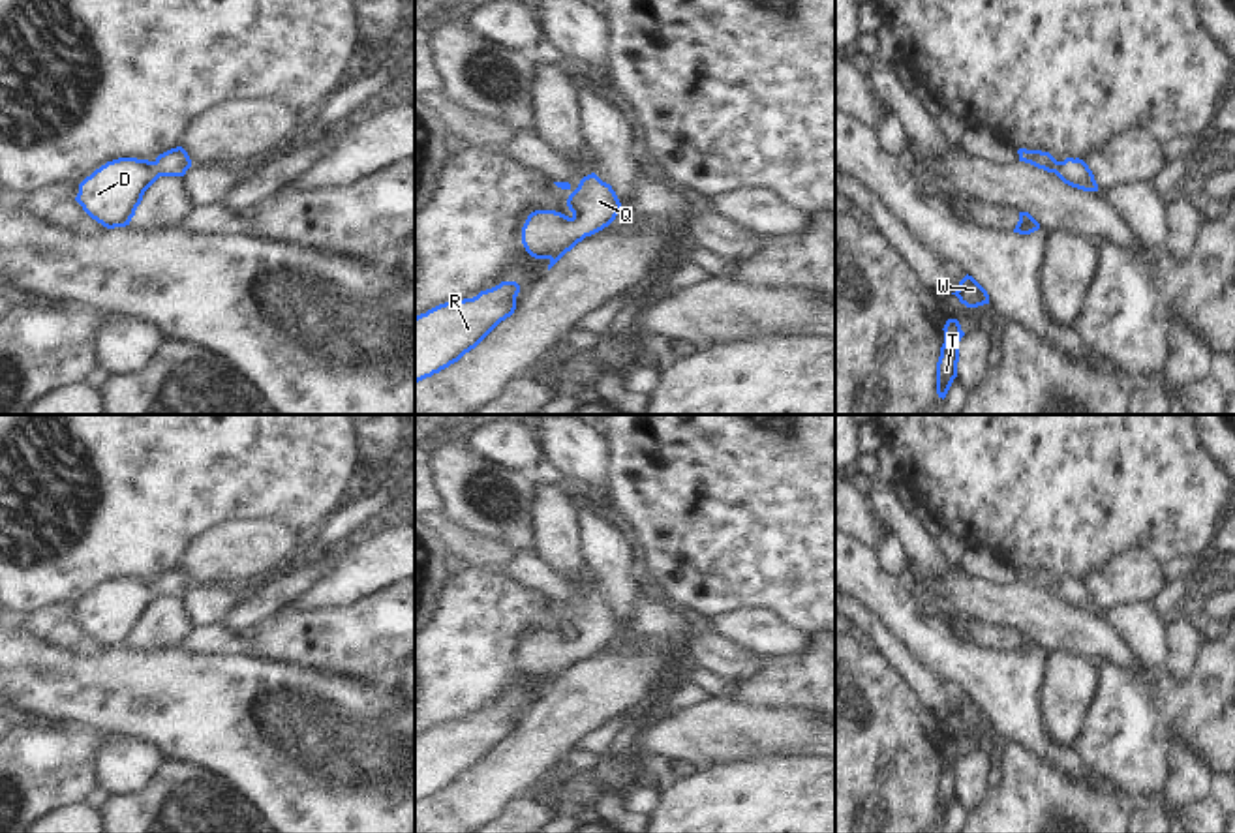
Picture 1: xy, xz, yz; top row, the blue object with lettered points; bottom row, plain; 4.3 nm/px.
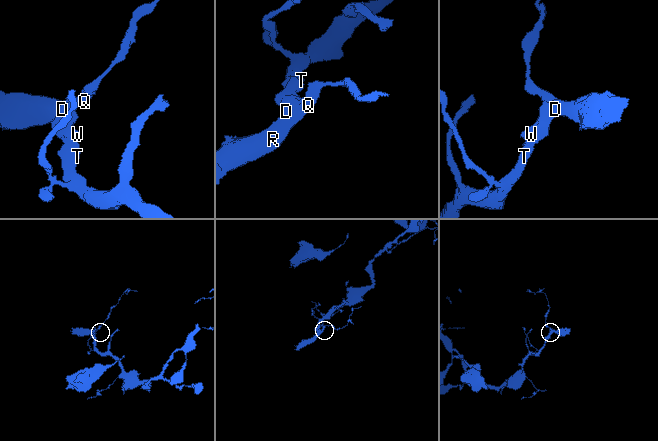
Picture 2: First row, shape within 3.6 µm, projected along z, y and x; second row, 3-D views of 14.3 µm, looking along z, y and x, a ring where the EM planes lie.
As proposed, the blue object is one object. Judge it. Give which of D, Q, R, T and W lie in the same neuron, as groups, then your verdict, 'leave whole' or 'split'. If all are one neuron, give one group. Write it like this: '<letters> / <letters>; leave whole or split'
D Q R T W; leave whole

